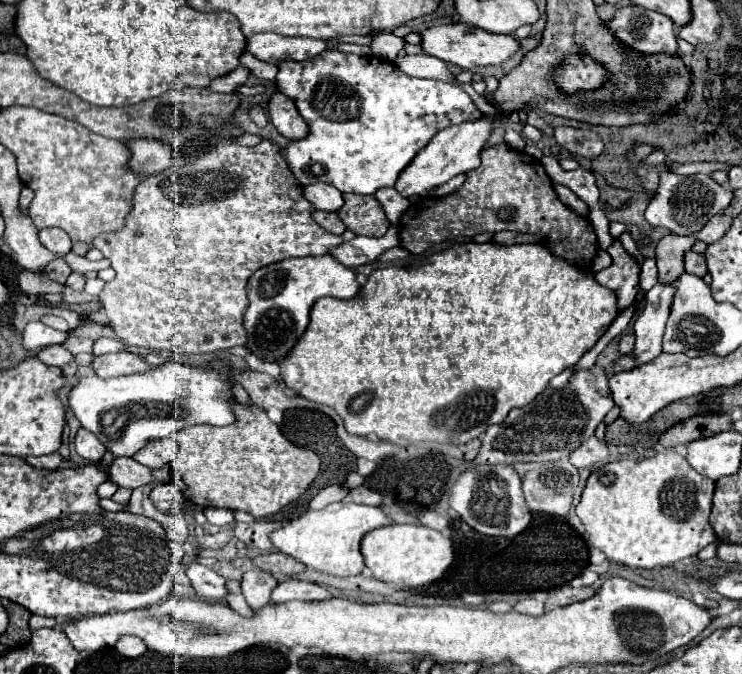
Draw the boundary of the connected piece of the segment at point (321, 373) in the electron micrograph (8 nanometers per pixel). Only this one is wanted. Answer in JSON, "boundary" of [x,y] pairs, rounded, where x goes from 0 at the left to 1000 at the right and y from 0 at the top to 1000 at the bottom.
{"boundary":[[[625,358],[604,366],[601,372],[585,375],[569,387],[544,396],[518,396],[501,402],[496,417],[485,426],[482,438],[461,447],[450,441],[434,441],[423,450],[418,461],[418,482],[396,515],[396,524],[388,527],[380,539],[380,562],[396,577],[402,586],[437,598],[464,622],[464,631],[477,645],[499,645],[507,642],[515,654],[526,654],[534,660],[553,660],[566,654],[593,654],[593,657],[631,657],[655,639],[663,628],[677,628],[687,607],[712,601],[720,589],[725,589],[741,568],[744,559],[757,553],[763,545],[771,545],[782,536],[782,530],[795,521],[806,503],[817,494],[817,488],[833,470],[833,444],[827,432],[803,420],[801,402],[782,399],[768,393],[763,384],[747,378],[736,364],[668,364]]]}

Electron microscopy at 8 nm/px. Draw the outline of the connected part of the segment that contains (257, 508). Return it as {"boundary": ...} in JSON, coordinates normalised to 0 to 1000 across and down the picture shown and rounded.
{"boundary":[[[310,595],[313,613],[318,625],[305,634],[288,634],[288,631],[261,631],[243,636],[240,642],[232,642],[232,651],[240,654],[240,669],[235,675],[232,696],[245,705],[248,720],[253,723],[256,734],[253,743],[270,752],[299,752],[310,758],[332,758],[345,770],[372,764],[380,752],[388,746],[402,743],[412,726],[420,720],[420,714],[431,702],[431,678],[423,669],[412,669],[407,663],[396,663],[391,657],[377,634],[367,628],[345,601],[323,601],[321,595]]]}

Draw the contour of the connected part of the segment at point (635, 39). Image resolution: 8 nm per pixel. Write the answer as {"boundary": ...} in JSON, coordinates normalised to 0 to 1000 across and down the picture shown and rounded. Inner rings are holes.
{"boundary":[[[849,7],[833,13],[830,22],[814,37],[838,67],[863,82],[916,82],[908,34],[892,19]]]}

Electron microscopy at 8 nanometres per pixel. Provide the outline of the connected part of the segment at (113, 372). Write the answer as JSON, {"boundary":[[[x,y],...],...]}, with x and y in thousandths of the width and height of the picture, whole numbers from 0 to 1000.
{"boundary":[[[175,521],[127,530],[124,542],[132,559],[162,559],[162,556],[194,553],[202,547],[202,542],[189,527],[175,524]]]}

